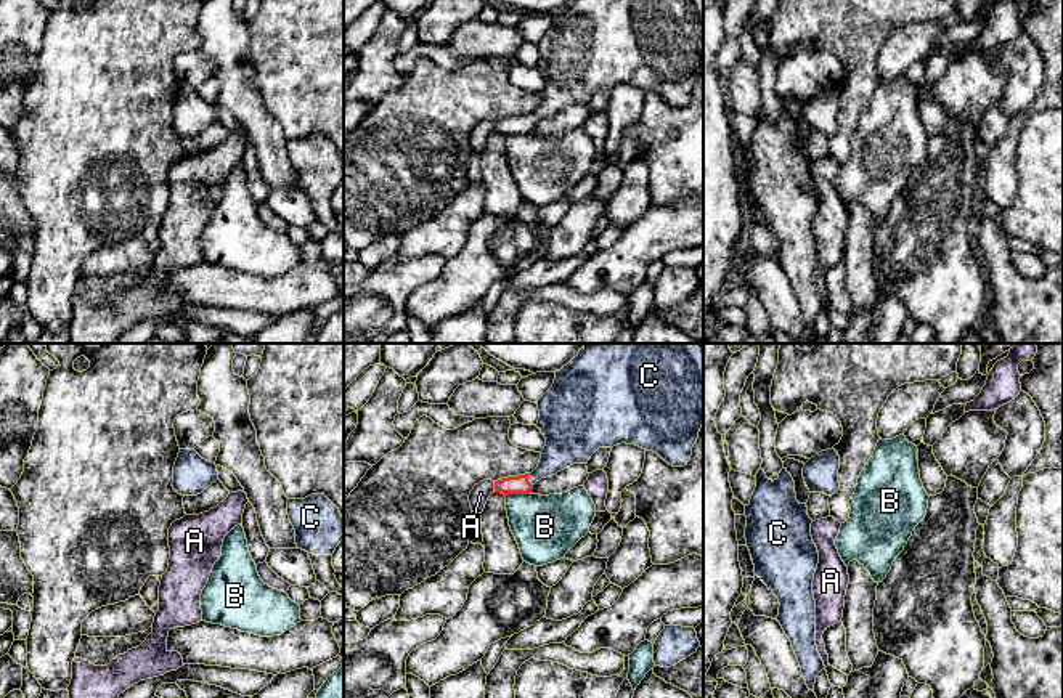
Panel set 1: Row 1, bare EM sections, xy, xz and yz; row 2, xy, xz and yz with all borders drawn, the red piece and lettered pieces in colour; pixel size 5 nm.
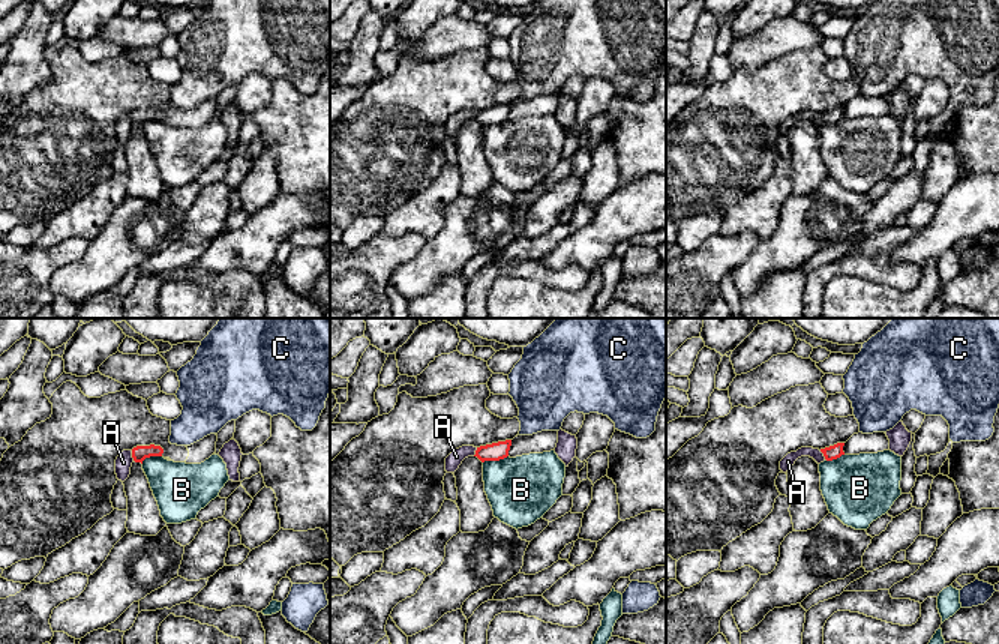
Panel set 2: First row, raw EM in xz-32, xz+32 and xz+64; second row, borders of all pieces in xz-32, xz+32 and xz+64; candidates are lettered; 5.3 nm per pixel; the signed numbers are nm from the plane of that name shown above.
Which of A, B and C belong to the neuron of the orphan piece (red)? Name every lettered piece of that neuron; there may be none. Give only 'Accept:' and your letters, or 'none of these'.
Accept: C

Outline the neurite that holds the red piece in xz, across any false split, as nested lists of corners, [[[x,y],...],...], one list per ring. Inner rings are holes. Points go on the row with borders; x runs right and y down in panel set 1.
[[[586,343],[567,366],[556,371],[552,387],[536,404],[536,427],[546,438],[540,464],[532,473],[495,481],[495,493],[530,494],[541,478],[573,464],[588,464],[599,448],[621,443],[654,451],[670,465],[684,467],[703,425],[703,343]]]

